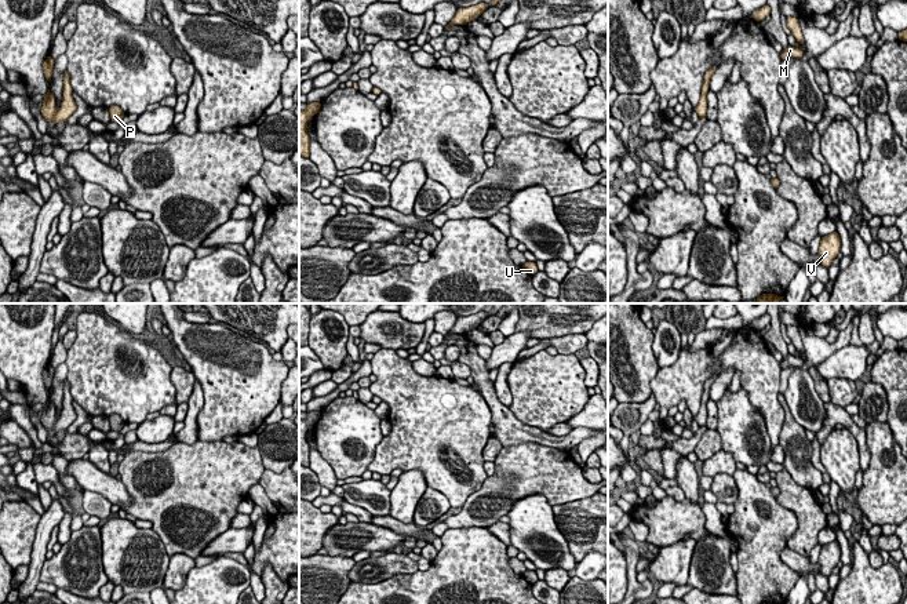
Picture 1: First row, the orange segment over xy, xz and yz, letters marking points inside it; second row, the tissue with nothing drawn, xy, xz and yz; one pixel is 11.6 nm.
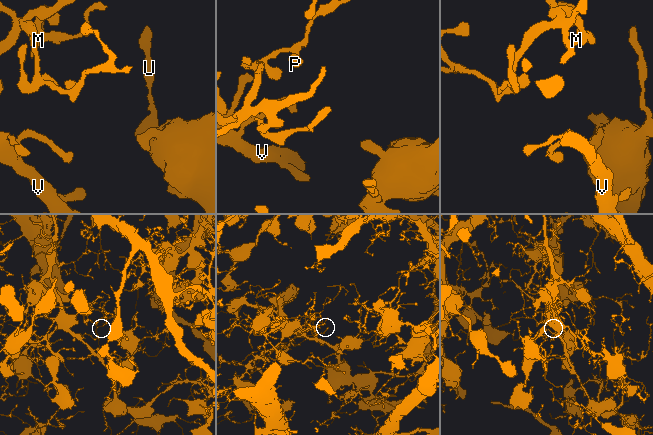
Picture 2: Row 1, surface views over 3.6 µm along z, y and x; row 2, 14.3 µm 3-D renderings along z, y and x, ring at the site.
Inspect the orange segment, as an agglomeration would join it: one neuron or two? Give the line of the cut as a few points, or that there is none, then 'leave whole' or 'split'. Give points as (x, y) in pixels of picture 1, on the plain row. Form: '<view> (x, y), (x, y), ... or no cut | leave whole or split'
no cut | leave whole

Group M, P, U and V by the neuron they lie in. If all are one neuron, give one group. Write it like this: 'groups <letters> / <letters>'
groups M P U V

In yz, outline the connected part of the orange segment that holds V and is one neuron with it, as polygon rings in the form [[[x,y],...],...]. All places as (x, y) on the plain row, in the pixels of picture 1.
[[[838,541],[823,545],[819,554],[820,574],[830,576],[831,571],[841,561],[841,547]]]

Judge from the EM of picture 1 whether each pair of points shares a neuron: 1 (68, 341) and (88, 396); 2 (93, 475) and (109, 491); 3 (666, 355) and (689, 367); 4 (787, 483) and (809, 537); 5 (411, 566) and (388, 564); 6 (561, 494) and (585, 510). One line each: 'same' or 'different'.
1: different
2: same
3: different
4: same
5: same
6: different

